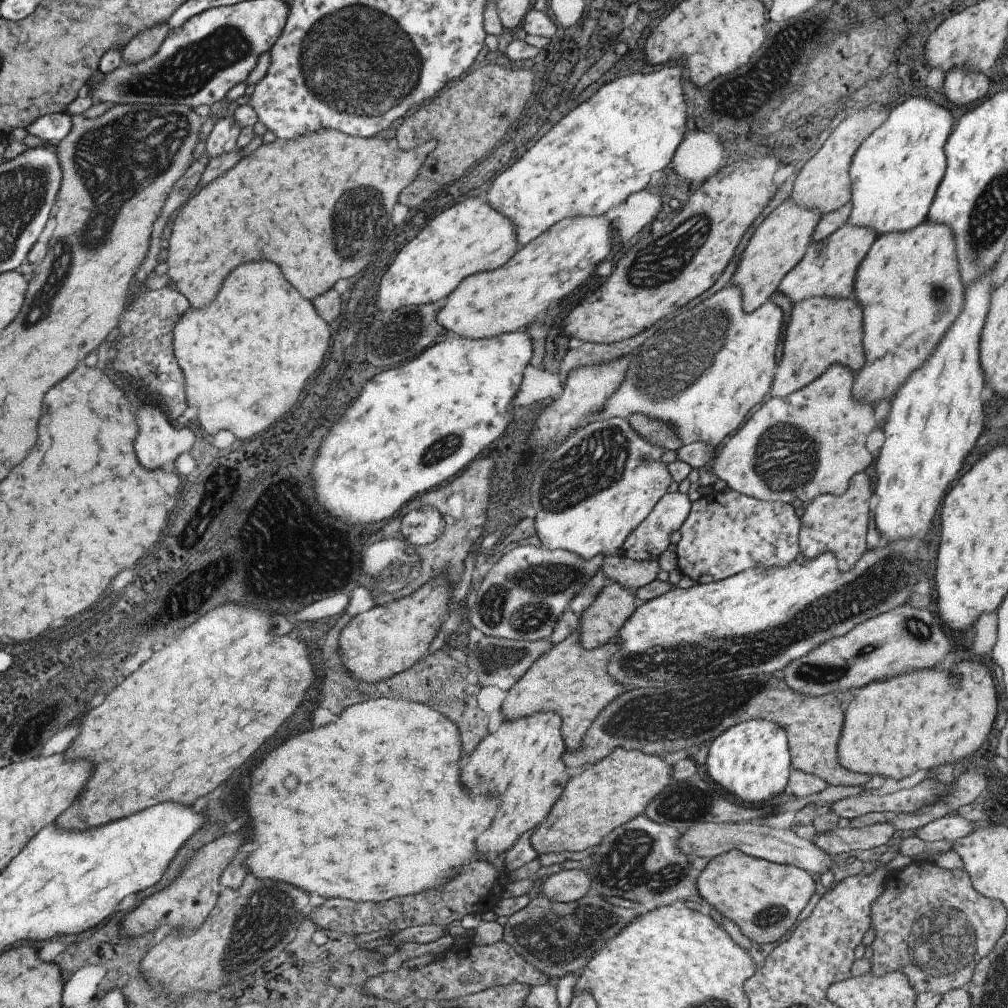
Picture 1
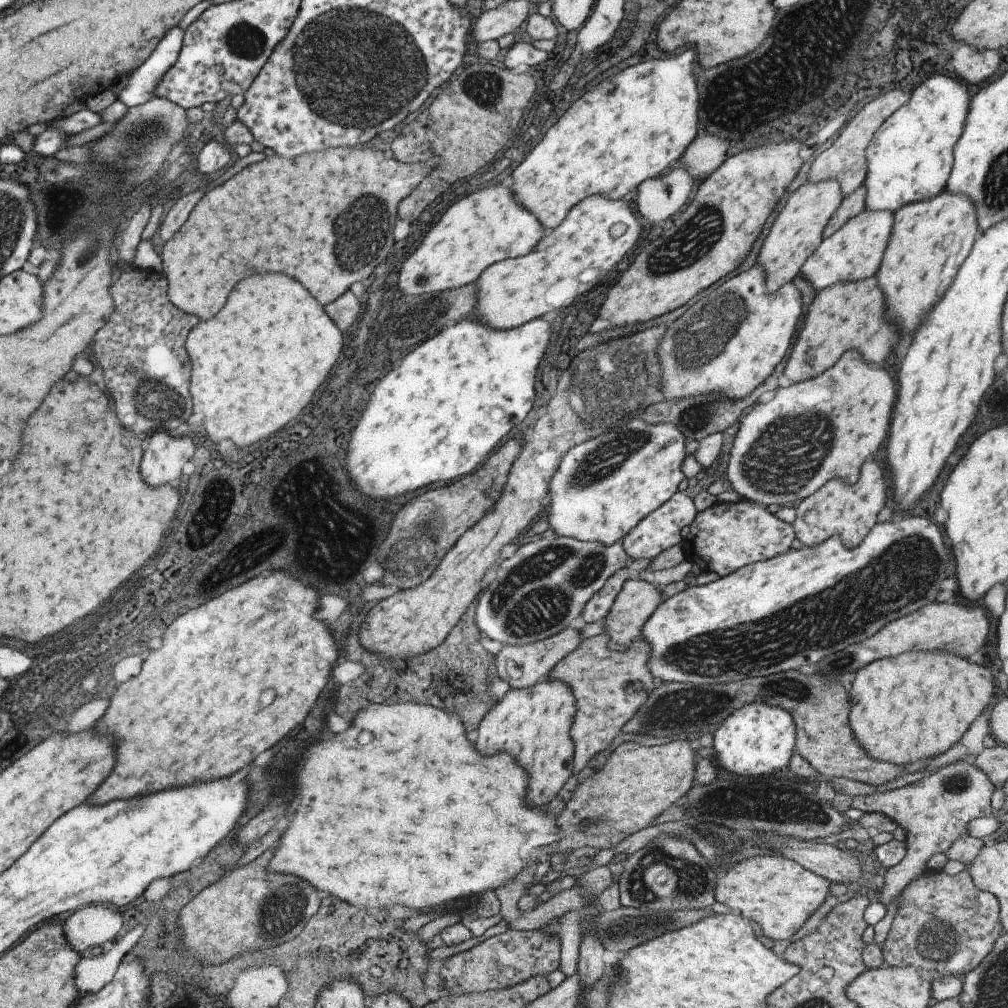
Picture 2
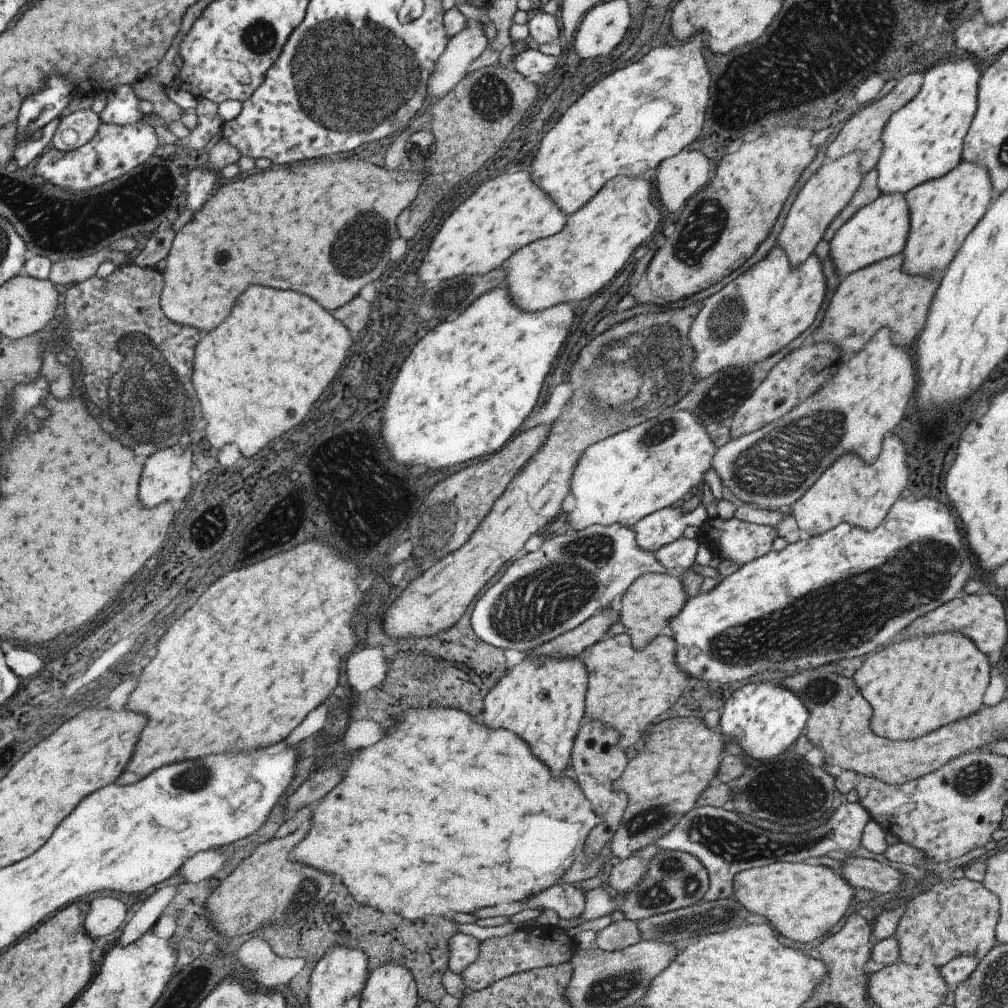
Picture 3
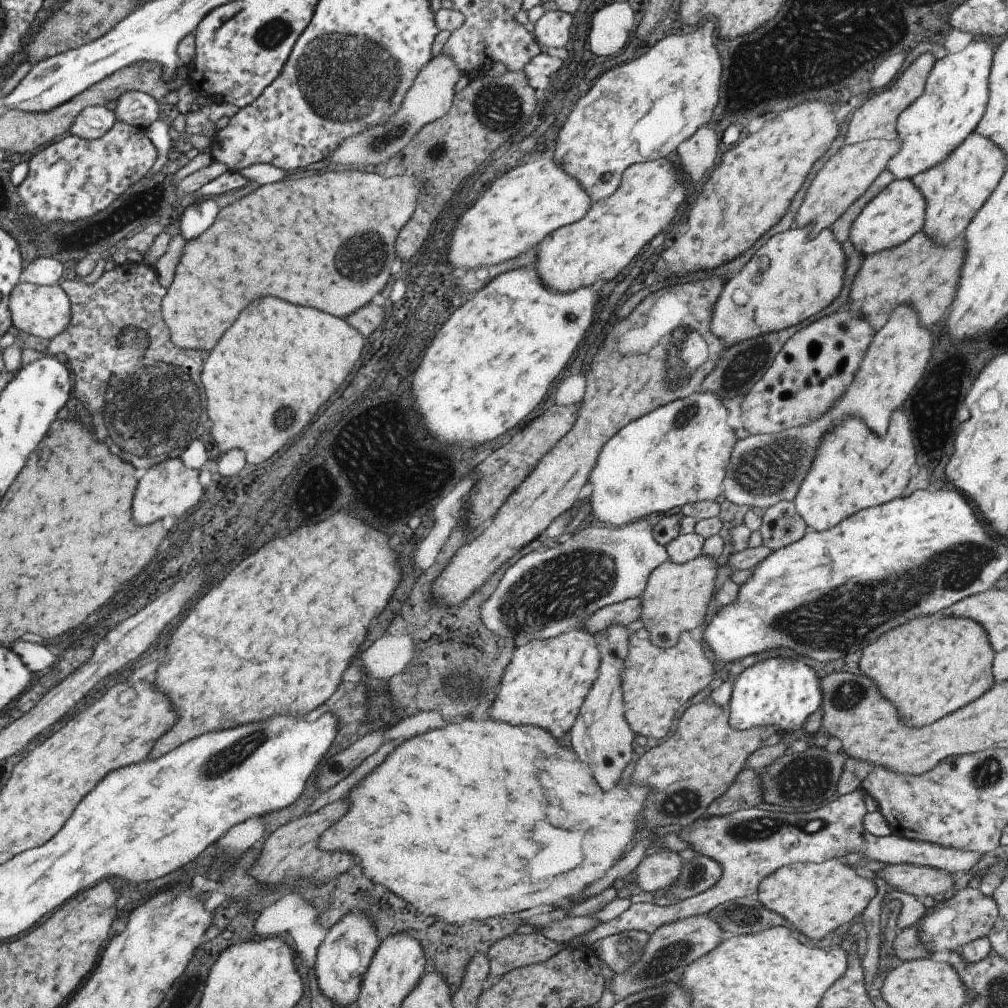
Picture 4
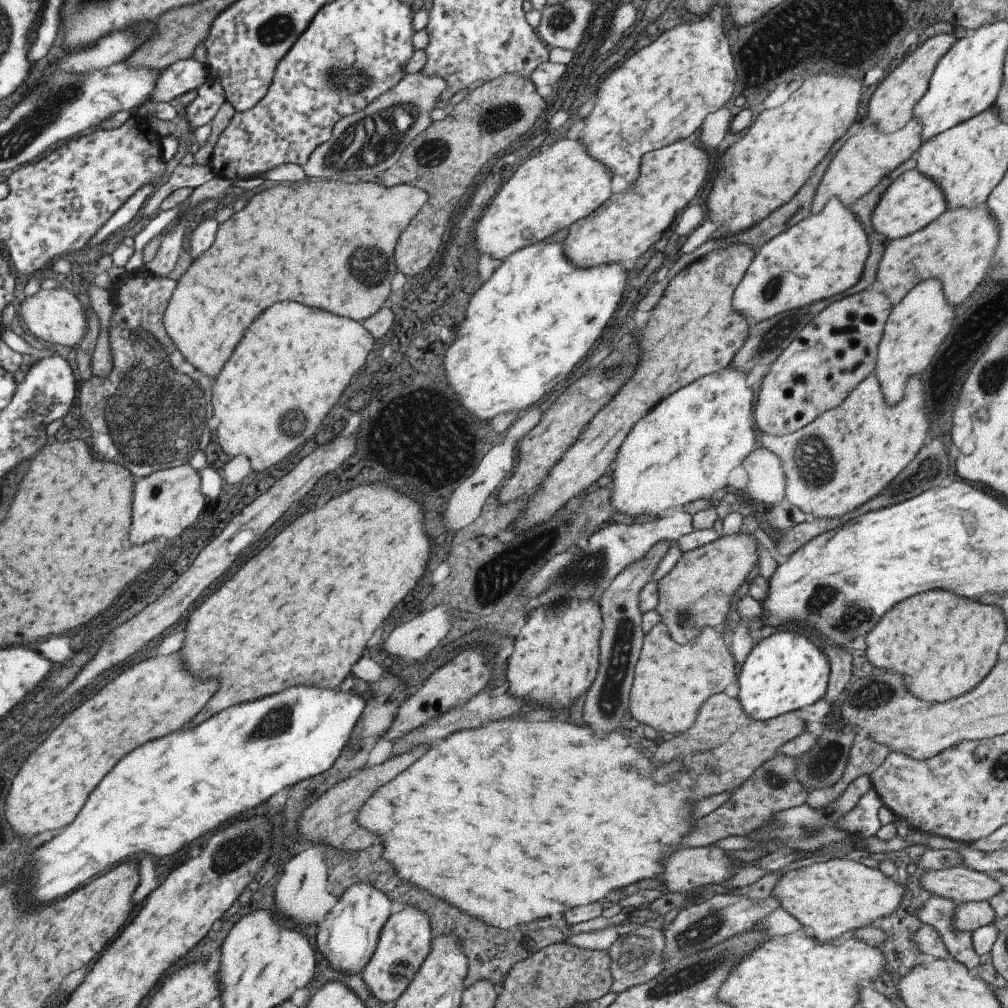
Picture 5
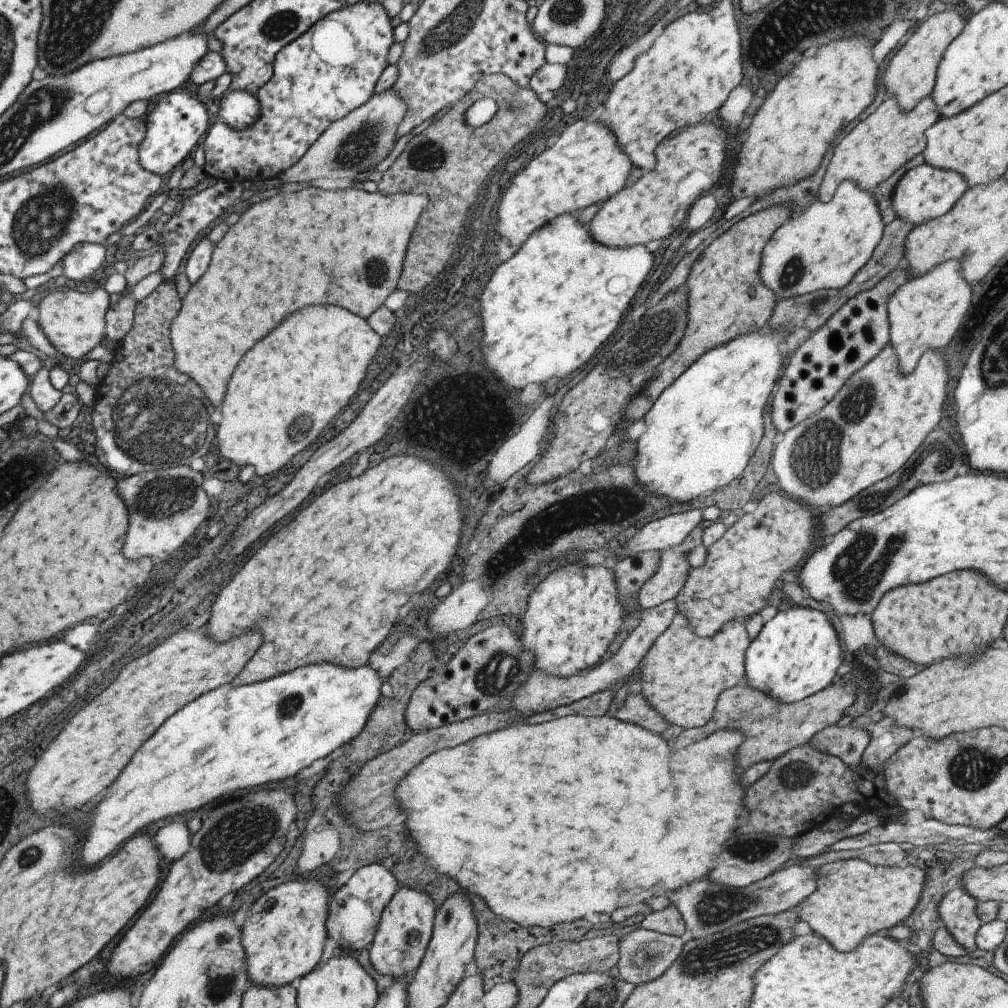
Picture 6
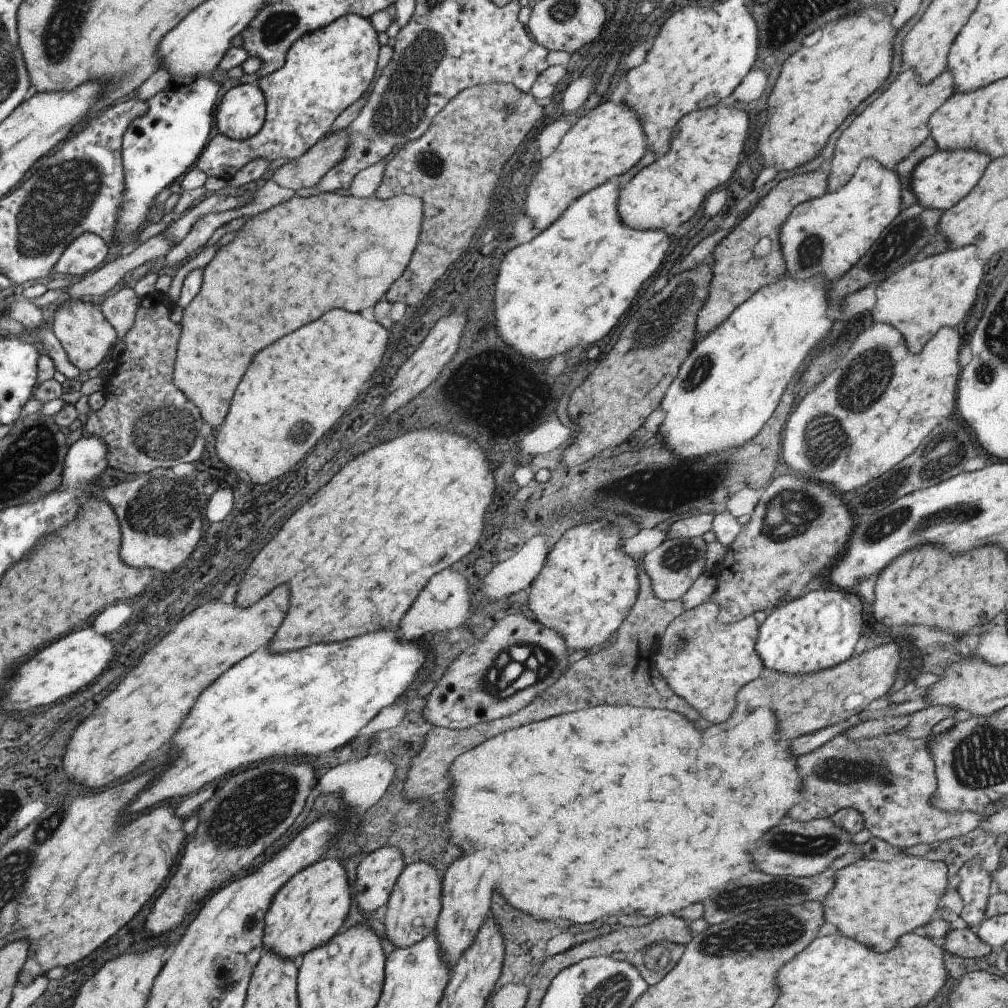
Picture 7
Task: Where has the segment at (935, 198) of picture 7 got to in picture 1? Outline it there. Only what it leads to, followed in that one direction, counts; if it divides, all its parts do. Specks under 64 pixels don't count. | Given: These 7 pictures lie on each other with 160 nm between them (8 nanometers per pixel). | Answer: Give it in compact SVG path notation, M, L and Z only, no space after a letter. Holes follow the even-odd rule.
M845 224L827 238L810 242L797 264L780 280L776 291L793 303L813 297L833 299L851 294L853 274L876 237L872 229Z

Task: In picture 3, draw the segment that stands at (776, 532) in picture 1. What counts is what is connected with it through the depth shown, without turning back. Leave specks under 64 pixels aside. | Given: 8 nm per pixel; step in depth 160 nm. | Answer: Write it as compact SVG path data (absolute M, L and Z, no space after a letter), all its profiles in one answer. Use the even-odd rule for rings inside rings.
M711 517L698 535L701 536L698 544L706 545L713 556L721 554L723 559L741 566L770 551L776 530L774 526L751 524L735 517L728 520Z

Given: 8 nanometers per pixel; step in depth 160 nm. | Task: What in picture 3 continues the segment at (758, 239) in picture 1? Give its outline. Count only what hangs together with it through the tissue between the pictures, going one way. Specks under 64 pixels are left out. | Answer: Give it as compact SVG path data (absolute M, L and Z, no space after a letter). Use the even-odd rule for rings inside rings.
M851 152L841 158L824 161L797 191L776 236L776 245L785 253L792 268L798 267L812 254L814 246L823 238L828 224L857 190L863 176L859 170L860 156L860 153Z

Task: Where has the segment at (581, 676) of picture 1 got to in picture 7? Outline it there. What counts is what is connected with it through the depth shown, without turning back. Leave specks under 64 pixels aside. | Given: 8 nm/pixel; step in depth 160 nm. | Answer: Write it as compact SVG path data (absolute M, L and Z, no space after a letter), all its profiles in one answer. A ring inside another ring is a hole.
M705 601L675 617L658 638L654 664L667 686L693 707L702 720L723 722L731 716L736 692L756 679L763 666L754 649L758 624L749 615L731 624L718 623L718 606Z

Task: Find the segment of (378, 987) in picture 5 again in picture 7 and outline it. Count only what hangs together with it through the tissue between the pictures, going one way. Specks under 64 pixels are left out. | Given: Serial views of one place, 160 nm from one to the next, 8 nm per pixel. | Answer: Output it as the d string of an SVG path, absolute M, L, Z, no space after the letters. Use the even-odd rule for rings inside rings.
M423 862L408 864L397 877L382 909L385 938L395 949L410 947L434 931L440 911L441 877Z

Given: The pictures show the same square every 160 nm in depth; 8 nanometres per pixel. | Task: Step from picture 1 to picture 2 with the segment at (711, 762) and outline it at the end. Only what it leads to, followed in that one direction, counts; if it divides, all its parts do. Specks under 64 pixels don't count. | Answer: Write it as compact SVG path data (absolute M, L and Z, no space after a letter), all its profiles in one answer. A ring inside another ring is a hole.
M751 703L735 709L712 734L718 765L740 777L772 775L788 766L794 750L795 725L792 714L765 703Z

